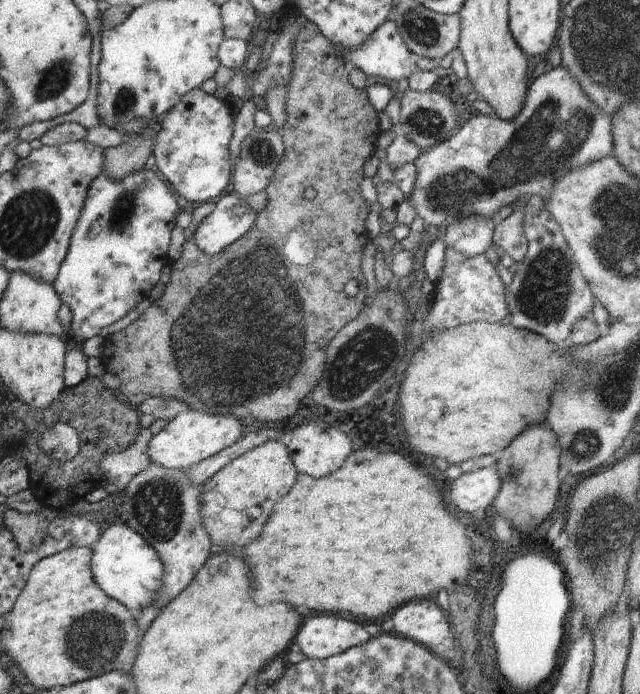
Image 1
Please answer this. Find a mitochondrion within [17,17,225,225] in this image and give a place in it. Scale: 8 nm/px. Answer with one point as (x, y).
(54, 79)

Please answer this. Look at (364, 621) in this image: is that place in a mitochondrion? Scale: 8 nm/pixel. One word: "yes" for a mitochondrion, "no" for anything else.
no

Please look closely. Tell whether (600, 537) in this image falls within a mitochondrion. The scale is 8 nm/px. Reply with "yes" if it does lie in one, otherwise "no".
yes

